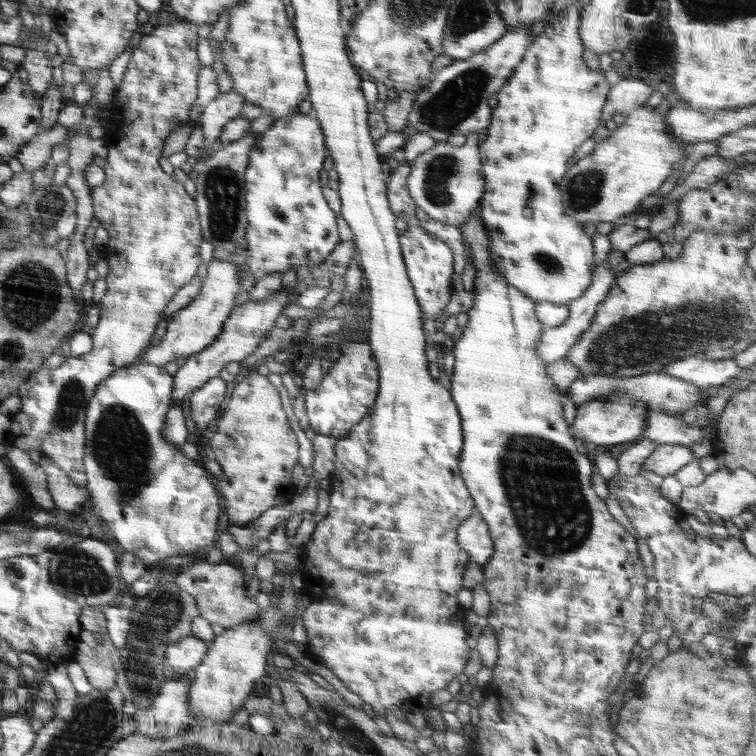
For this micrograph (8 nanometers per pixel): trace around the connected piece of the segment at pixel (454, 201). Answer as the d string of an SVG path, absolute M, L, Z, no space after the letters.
M470 133L466 142L458 147L453 147L448 141L436 142L411 162L408 178L410 196L417 208L424 210L431 219L459 227L479 210L485 182L478 137L478 133Z

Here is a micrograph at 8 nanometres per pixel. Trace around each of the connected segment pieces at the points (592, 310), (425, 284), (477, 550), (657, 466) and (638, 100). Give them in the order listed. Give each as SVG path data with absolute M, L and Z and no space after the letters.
M610 249L608 259L600 265L595 265L590 286L584 290L584 294L580 298L574 299L569 305L570 316L560 326L543 331L538 344L536 344L536 353L546 361L546 364L564 359L566 354L570 352L570 348L580 340L580 336L590 328L590 324L592 324L598 311L598 306L606 300L606 295L616 280L614 268L618 268L618 264L624 262L624 259L625 253L618 249Z
M413 222L407 229L399 233L401 253L411 280L417 302L423 317L440 317L455 292L452 287L454 256L449 246L446 246L436 234L428 232L418 223Z
M472 510L471 516L461 522L456 535L458 547L468 554L469 561L482 567L489 562L494 553L493 543L478 510Z
M663 444L658 445L639 467L644 467L646 471L654 471L664 478L674 475L682 466L686 466L690 462L694 462L694 453L692 453L690 445Z
M626 78L610 90L601 118L612 120L616 111L626 116L636 107L641 107L653 92L654 88L648 86L643 78Z

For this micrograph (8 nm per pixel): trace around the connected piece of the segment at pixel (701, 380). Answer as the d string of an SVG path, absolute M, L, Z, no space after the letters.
M695 355L666 364L662 372L708 388L726 385L742 372L742 368L732 358L712 360Z

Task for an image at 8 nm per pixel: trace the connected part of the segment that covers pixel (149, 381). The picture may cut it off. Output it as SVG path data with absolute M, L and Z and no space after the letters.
M137 361L126 365L125 367L115 369L108 378L104 379L98 387L96 387L93 397L90 398L89 406L86 409L85 418L85 443L84 443L84 472L86 472L86 486L85 489L90 492L89 500L92 509L98 513L102 522L106 522L107 529L114 534L114 538L118 544L129 553L142 560L142 563L148 568L152 569L156 566L164 566L163 561L170 556L186 556L192 552L199 552L201 550L210 549L217 541L218 521L220 516L226 512L225 502L222 495L218 493L216 484L212 484L212 473L208 471L203 463L202 457L200 460L193 460L185 456L178 445L166 443L164 435L162 435L162 426L166 424L166 415L168 409L171 407L172 390L174 390L174 376L172 376L163 366L158 366L144 361Z

